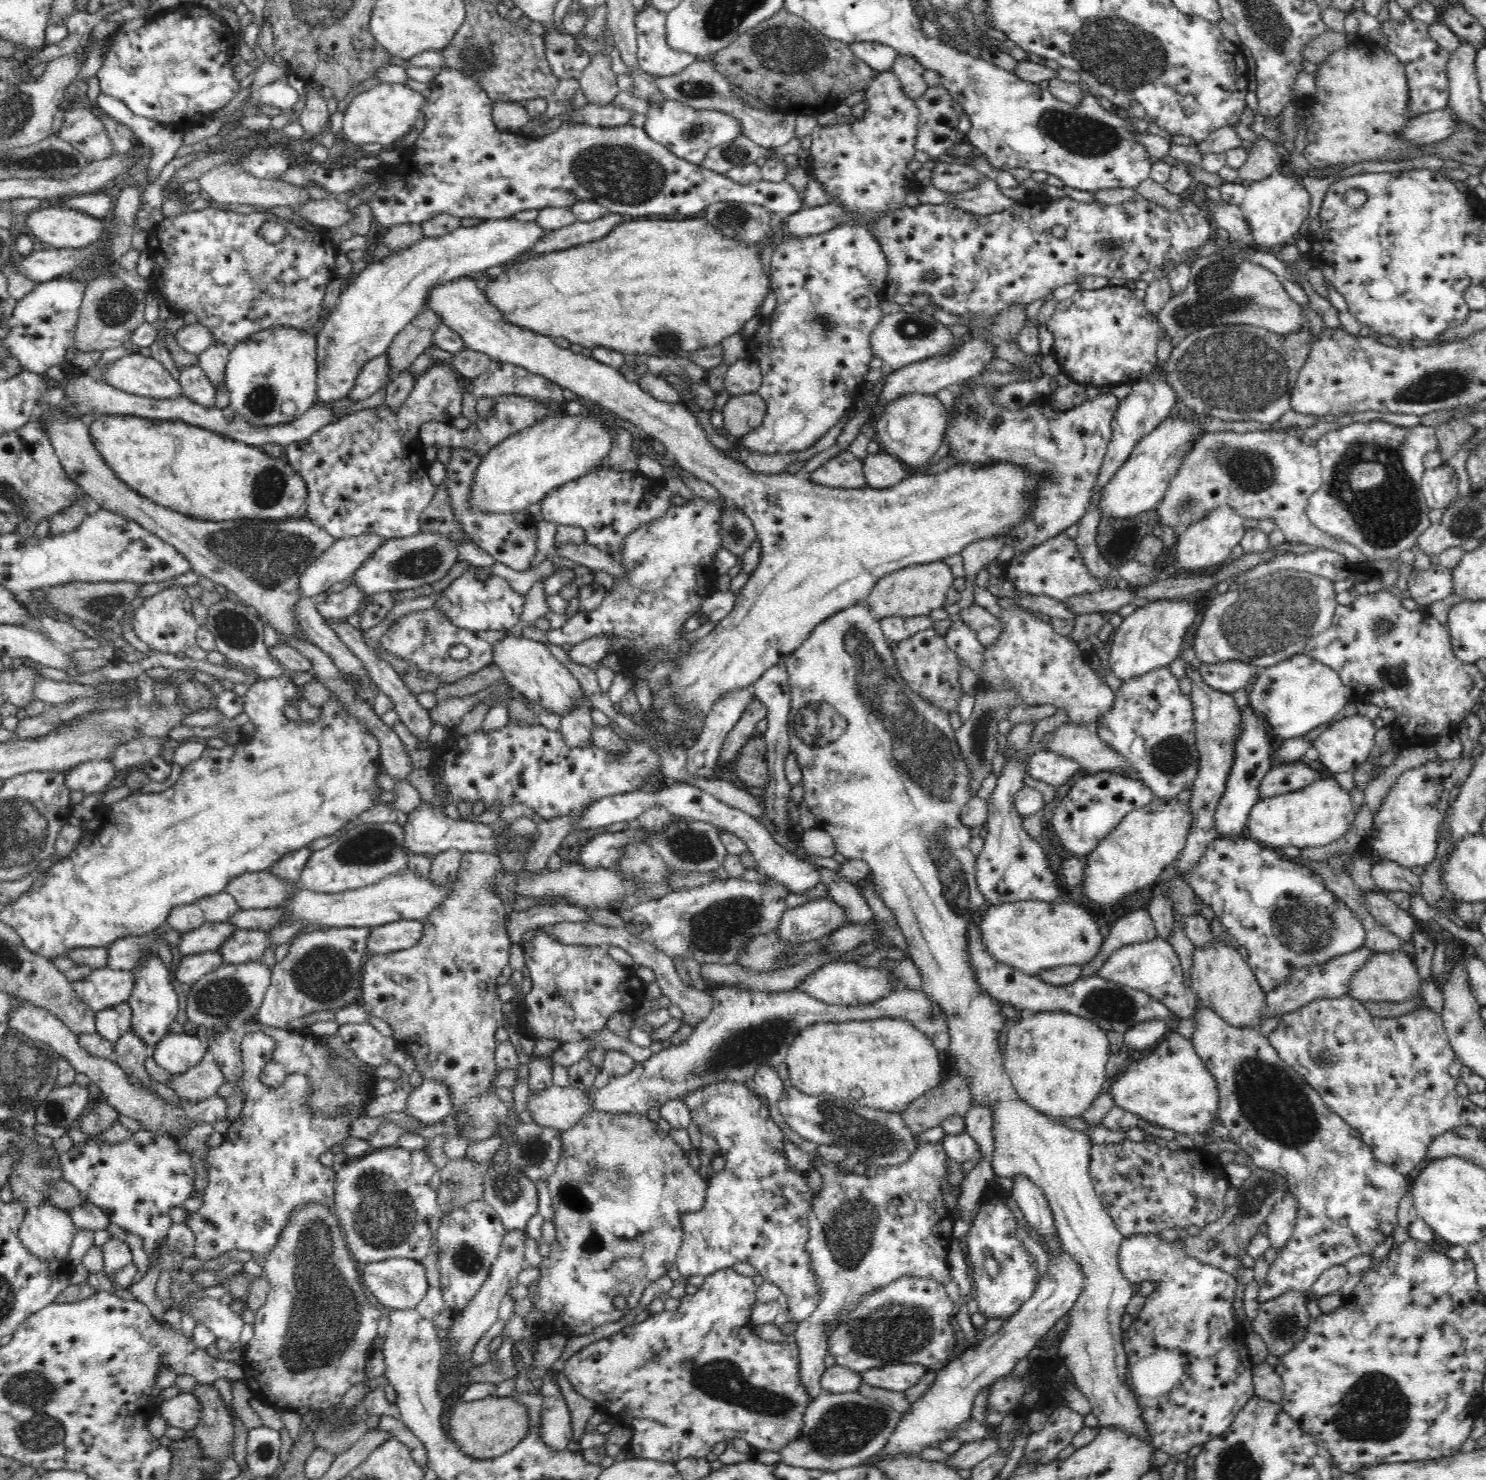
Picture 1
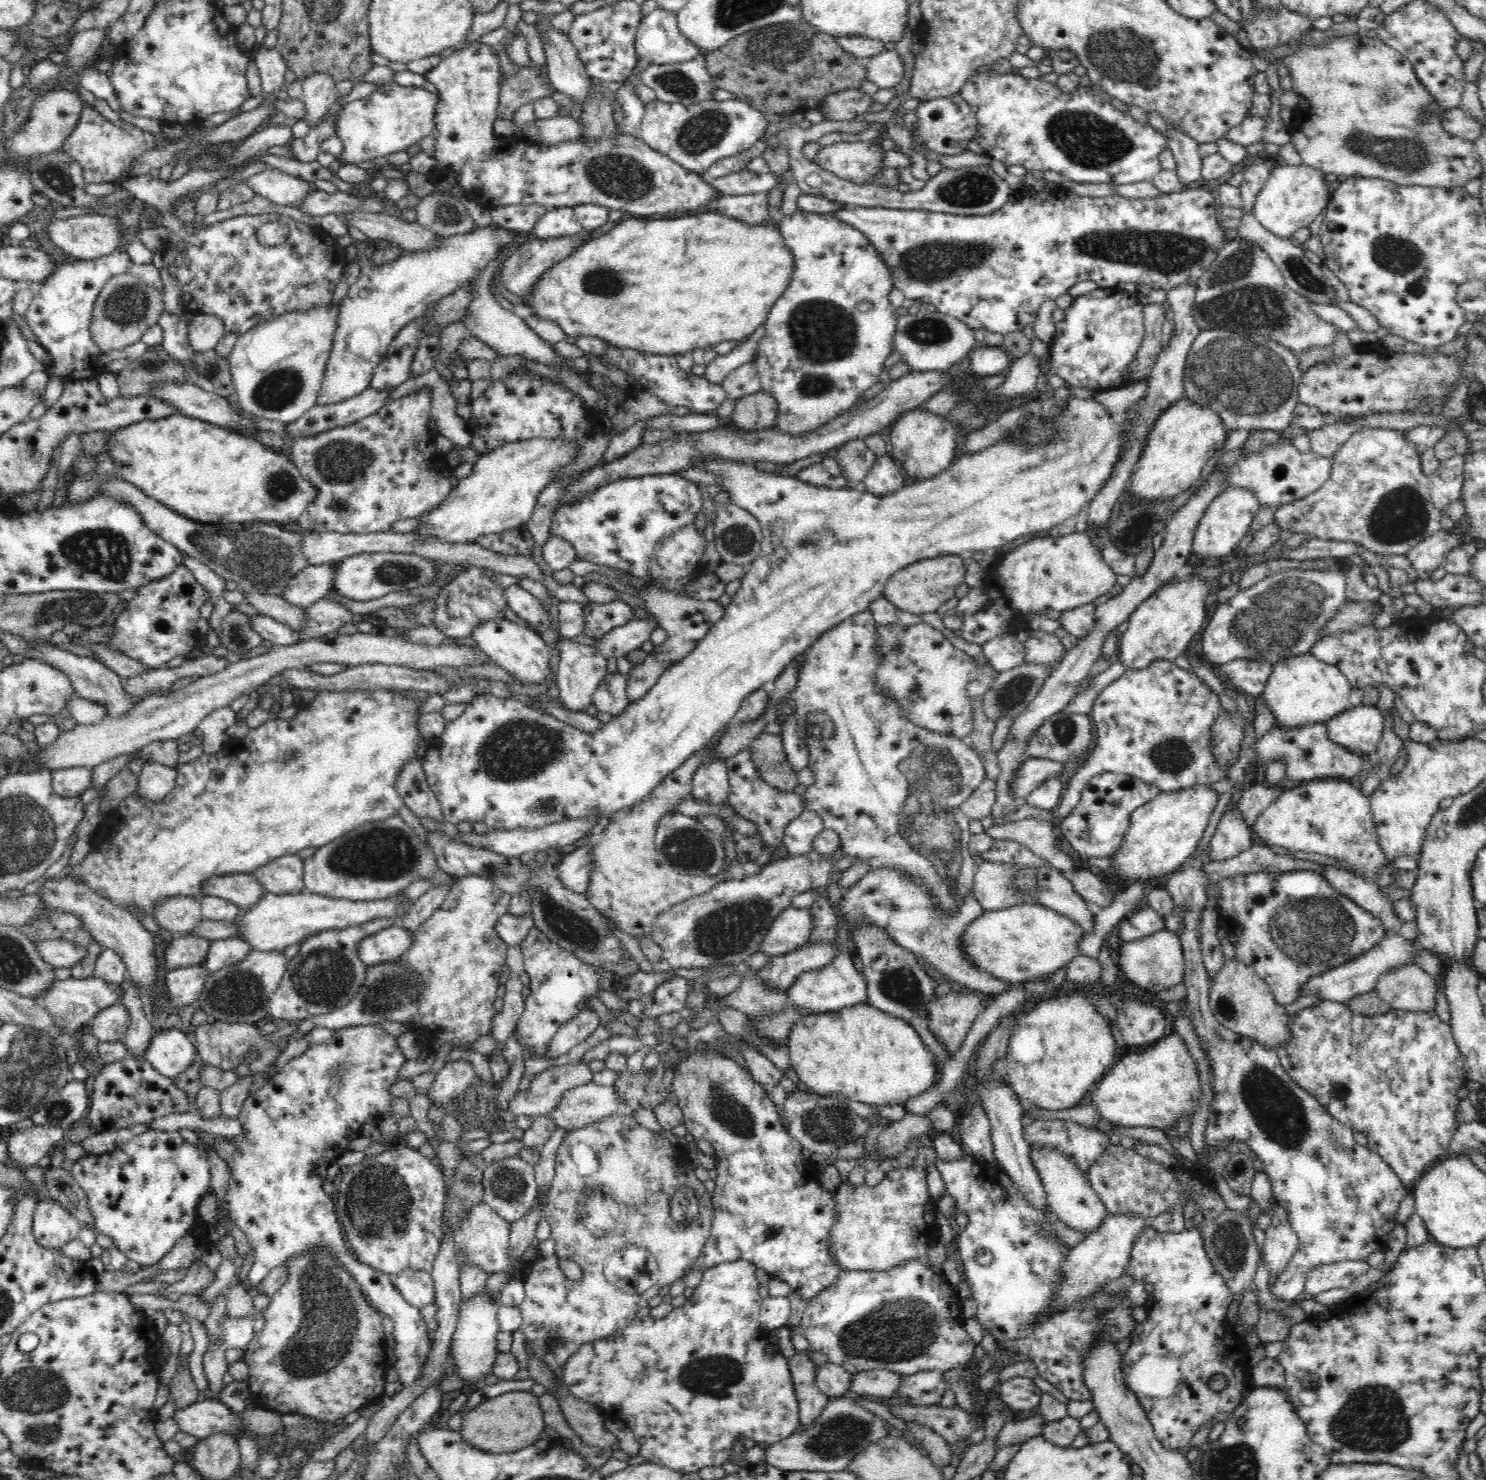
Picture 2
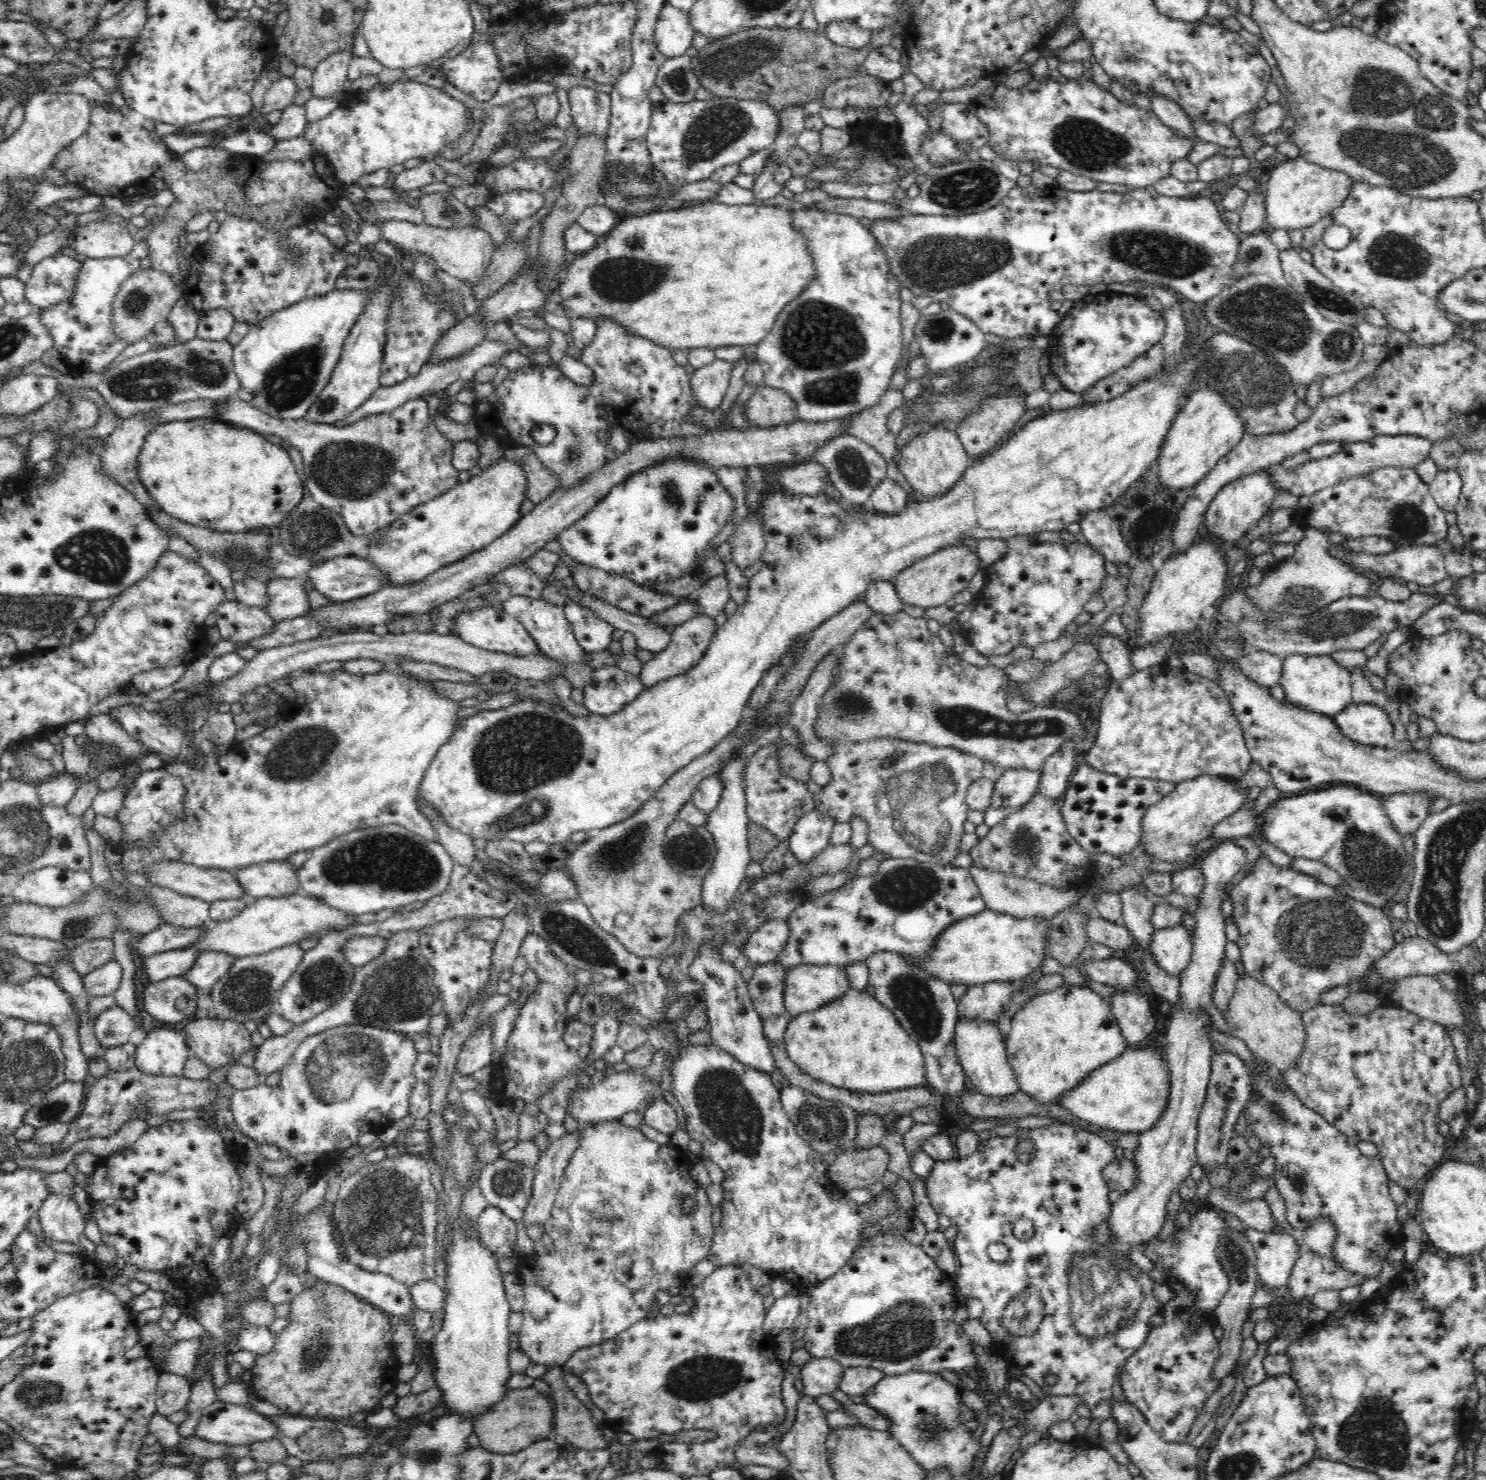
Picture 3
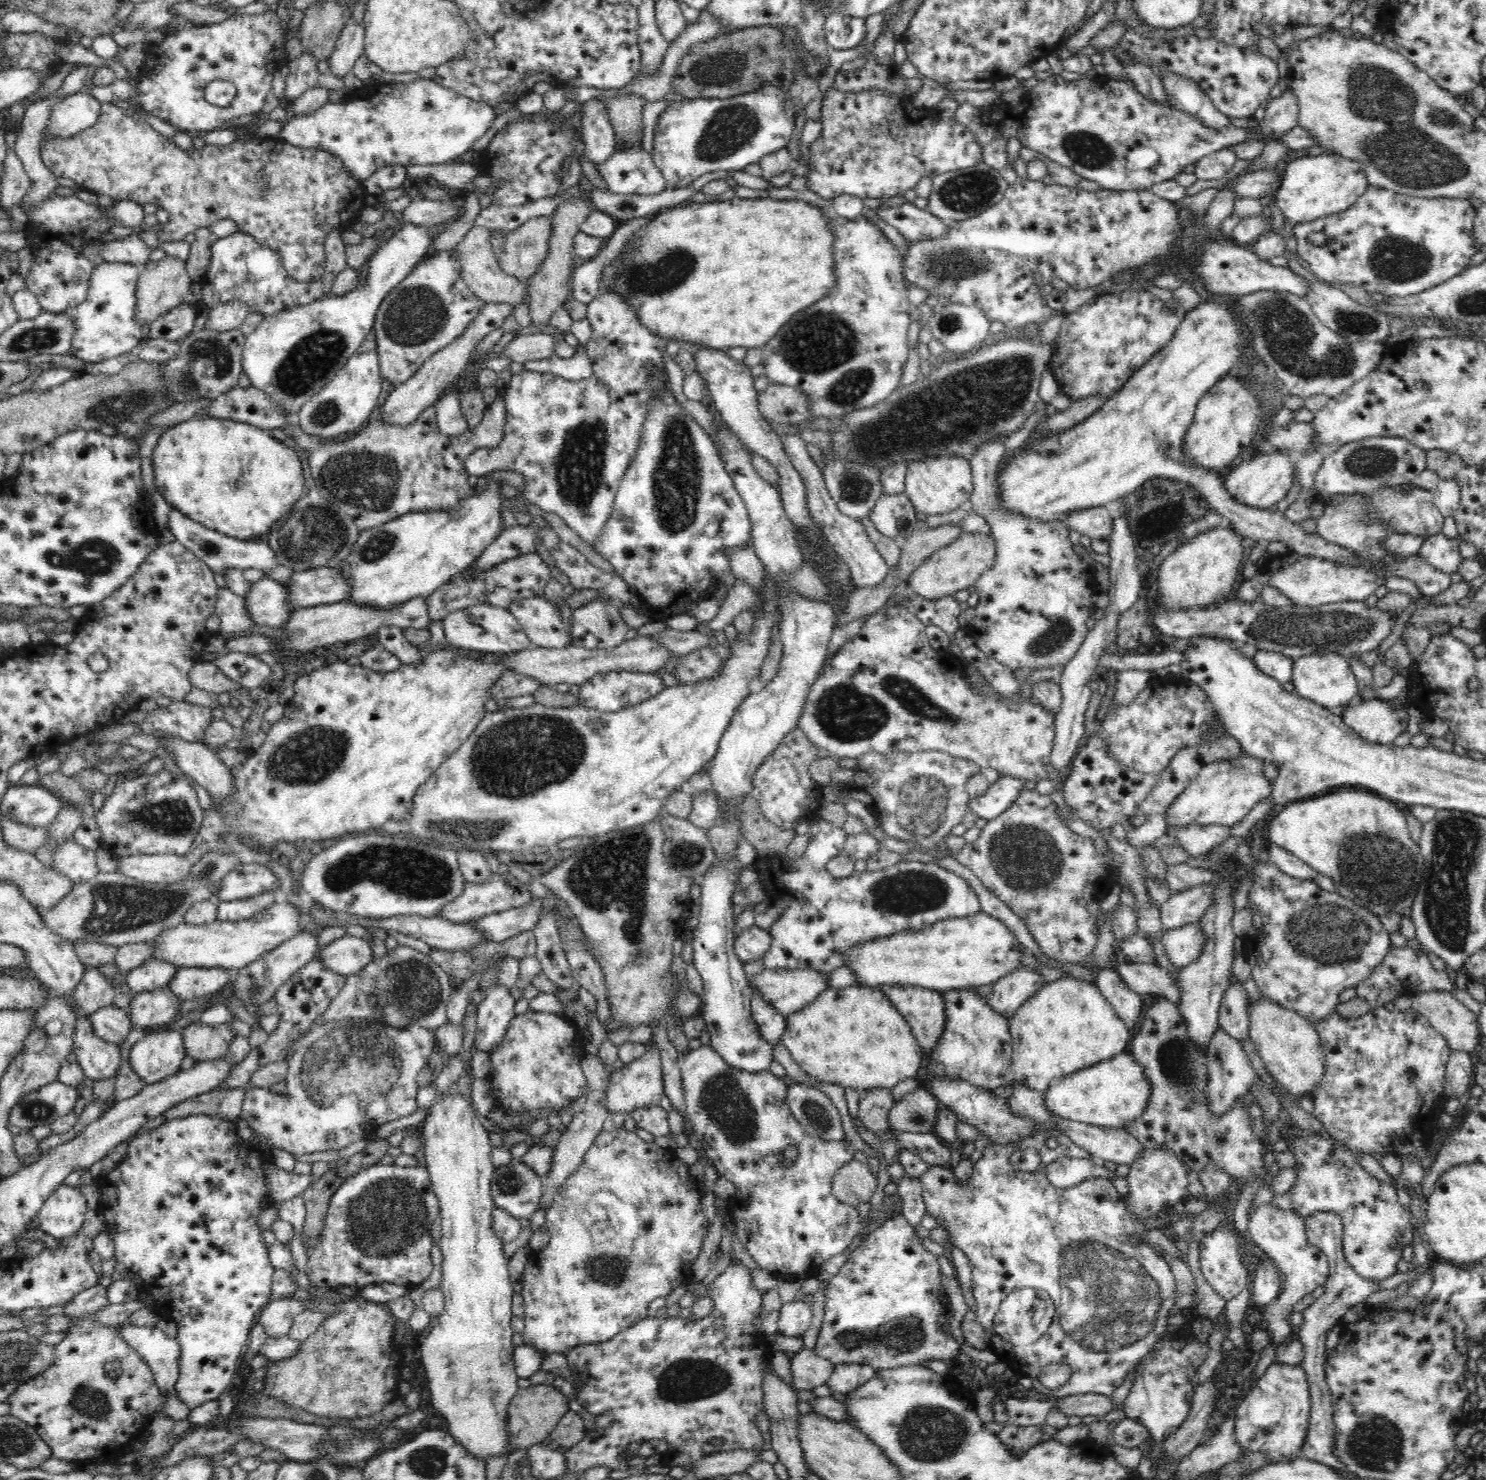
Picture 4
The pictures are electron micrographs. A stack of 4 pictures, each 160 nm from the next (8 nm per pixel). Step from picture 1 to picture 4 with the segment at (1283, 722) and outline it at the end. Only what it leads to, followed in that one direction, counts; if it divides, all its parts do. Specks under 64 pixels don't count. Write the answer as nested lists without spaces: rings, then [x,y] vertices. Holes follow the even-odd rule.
[[[1318,653],[1302,656],[1293,662],[1292,668],[1292,680],[1296,694],[1300,695],[1303,699],[1311,700],[1316,704],[1323,706],[1330,711],[1336,711],[1340,706],[1346,705],[1351,702],[1351,698],[1358,694],[1358,681],[1356,681],[1356,675],[1350,669],[1350,663],[1348,663],[1347,657],[1340,654],[1330,653]]]

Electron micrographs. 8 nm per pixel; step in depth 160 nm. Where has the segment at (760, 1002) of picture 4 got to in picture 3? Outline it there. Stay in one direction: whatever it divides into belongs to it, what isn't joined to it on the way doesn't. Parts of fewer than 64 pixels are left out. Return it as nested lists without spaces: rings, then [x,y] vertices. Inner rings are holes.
[[[775,961],[756,965],[752,978],[747,982],[753,1006],[764,1021],[783,1016],[785,1012],[783,996],[786,971]]]

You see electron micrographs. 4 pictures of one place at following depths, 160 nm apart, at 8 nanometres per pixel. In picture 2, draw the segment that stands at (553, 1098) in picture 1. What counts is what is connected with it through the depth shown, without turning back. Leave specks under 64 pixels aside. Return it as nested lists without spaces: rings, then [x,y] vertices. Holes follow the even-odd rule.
[[[591,1081],[566,1090],[550,1117],[558,1129],[570,1132],[618,1114],[622,1111],[621,1103],[614,1085],[602,1086]]]

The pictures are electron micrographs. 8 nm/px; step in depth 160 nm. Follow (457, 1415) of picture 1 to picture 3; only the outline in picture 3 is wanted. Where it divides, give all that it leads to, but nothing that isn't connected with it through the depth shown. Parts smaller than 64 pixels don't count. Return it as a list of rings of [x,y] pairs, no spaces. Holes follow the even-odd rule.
[[[532,1386],[512,1389],[490,1408],[490,1412],[473,1422],[473,1429],[484,1449],[496,1454],[515,1453],[547,1438],[552,1432],[553,1408],[554,1402],[550,1396],[544,1396]]]

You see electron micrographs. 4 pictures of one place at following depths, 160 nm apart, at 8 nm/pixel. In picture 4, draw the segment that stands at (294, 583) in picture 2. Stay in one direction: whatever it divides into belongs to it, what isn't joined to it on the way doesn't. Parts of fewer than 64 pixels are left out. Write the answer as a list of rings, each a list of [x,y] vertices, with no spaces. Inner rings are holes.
[[[265,577],[252,583],[242,601],[256,626],[281,627],[294,611],[288,603],[287,586]]]

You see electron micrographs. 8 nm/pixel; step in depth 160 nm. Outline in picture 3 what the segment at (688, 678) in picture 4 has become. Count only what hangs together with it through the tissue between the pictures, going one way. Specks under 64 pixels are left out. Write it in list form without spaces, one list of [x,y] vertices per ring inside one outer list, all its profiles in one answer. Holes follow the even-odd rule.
[[[700,612],[698,616],[686,620],[684,624],[676,625],[670,636],[671,644],[662,653],[654,654],[654,658],[644,664],[638,676],[644,688],[650,688],[661,680],[668,680],[672,676],[688,672],[690,668],[698,665],[706,655],[716,628],[714,618],[704,612]]]

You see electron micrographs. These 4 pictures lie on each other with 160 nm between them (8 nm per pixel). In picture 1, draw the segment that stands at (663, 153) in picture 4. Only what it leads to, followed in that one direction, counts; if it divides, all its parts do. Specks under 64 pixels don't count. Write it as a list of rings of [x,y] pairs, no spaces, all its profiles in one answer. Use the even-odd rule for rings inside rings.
[[[665,99],[651,104],[645,116],[643,129],[654,142],[665,146],[674,156],[696,165],[703,164],[710,150],[720,144],[730,144],[743,132],[740,120],[730,114],[718,110],[697,110],[676,100]]]

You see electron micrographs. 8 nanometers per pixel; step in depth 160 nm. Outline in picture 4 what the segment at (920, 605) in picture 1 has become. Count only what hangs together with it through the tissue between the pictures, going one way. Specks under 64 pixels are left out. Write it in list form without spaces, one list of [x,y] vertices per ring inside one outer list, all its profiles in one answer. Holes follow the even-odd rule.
[[[963,533],[955,542],[934,552],[907,581],[910,593],[923,599],[938,600],[976,584],[980,576],[995,564],[996,542],[991,534]]]

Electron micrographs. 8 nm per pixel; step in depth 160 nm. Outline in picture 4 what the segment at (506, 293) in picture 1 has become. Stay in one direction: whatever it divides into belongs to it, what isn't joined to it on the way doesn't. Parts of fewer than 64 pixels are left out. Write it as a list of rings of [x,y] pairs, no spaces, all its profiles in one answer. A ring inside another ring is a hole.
[[[736,197],[721,201],[692,202],[678,205],[662,211],[654,216],[648,224],[644,224],[642,228],[638,228],[636,232],[632,232],[628,236],[620,254],[610,264],[606,264],[606,268],[602,270],[600,290],[610,289],[611,291],[614,289],[614,291],[618,291],[630,303],[630,307],[634,306],[638,310],[642,326],[650,329],[652,334],[662,337],[666,342],[675,340],[679,343],[698,343],[703,347],[712,347],[723,351],[735,346],[744,346],[747,349],[763,347],[776,336],[776,332],[794,314],[798,314],[804,308],[822,300],[830,292],[830,288],[834,288],[834,284],[836,284],[834,251],[832,251],[834,233],[832,233],[832,227],[830,227],[826,216],[822,208],[804,200],[775,200],[771,197],[754,199]]]

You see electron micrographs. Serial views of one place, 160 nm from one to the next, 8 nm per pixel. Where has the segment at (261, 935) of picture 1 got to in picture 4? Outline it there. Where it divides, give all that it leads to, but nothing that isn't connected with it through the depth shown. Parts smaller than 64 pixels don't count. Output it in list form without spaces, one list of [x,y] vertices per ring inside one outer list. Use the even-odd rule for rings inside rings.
[[[179,968],[166,987],[178,997],[180,1003],[196,1001],[222,991],[234,973],[225,968]]]

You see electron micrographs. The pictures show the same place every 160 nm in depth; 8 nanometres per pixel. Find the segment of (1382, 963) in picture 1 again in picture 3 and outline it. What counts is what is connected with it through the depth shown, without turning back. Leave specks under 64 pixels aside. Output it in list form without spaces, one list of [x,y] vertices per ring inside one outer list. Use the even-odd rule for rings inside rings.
[[[1414,975],[1400,979],[1391,1000],[1400,1008],[1446,1029],[1466,1025],[1460,997],[1445,990],[1436,976]]]

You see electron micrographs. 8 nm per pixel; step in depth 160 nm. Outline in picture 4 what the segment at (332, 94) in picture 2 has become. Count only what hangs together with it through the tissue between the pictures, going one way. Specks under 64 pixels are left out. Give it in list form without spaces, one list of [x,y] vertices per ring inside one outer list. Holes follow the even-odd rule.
[[[349,18],[340,33],[334,53],[329,60],[332,74],[342,78],[352,72],[354,64],[365,54],[366,28],[364,24],[356,23],[356,19]]]

